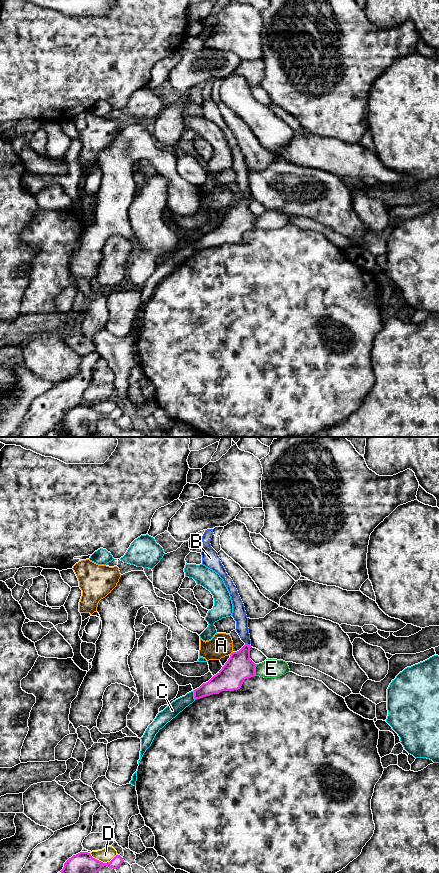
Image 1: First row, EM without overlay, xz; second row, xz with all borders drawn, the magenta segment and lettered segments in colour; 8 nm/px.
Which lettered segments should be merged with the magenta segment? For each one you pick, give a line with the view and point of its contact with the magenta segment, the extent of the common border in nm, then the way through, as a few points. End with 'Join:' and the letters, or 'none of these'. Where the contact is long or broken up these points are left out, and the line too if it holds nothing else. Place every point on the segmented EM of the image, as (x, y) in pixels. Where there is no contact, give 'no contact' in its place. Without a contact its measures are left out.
B: meets magenta in xz at (247, 644); contact 40 nm long; runs through xz (239, 666), (247, 644), (239, 614)
Join: B

